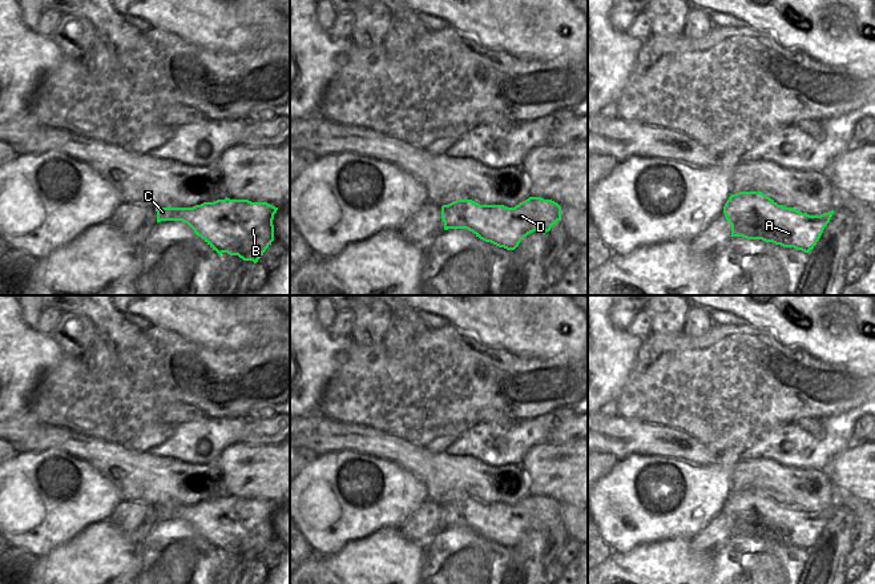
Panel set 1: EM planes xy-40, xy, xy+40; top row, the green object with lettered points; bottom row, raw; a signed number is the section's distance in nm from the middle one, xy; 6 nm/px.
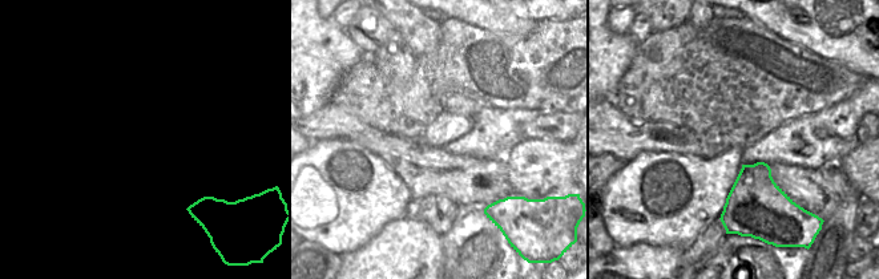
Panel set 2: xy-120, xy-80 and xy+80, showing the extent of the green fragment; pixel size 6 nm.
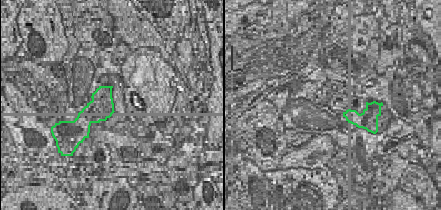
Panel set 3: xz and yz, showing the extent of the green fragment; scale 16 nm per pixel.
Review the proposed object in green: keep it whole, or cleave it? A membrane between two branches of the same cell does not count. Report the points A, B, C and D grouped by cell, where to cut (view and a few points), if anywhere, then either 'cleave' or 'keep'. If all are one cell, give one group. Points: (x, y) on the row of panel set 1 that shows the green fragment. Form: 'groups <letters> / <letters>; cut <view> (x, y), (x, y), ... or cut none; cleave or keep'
groups A B C D; cut none; keep

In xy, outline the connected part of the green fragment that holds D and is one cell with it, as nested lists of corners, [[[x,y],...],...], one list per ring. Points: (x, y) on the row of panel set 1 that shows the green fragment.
[[[529,197],[515,208],[456,200],[441,206],[441,219],[444,230],[467,229],[485,242],[515,250],[528,234],[545,234],[561,221],[561,206],[541,197]]]

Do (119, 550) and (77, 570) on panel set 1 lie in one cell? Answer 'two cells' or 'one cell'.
one cell

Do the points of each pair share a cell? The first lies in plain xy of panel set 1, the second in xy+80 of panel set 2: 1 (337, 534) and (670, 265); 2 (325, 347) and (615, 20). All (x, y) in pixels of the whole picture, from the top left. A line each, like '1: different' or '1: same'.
1: different
2: different

